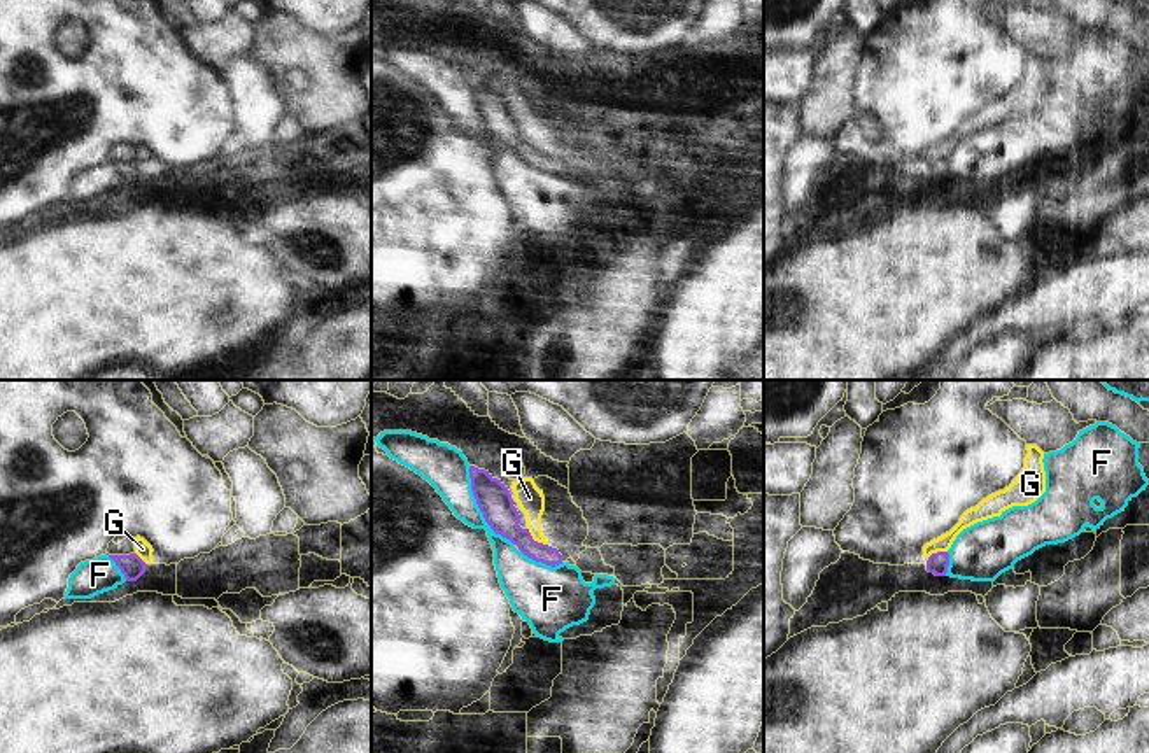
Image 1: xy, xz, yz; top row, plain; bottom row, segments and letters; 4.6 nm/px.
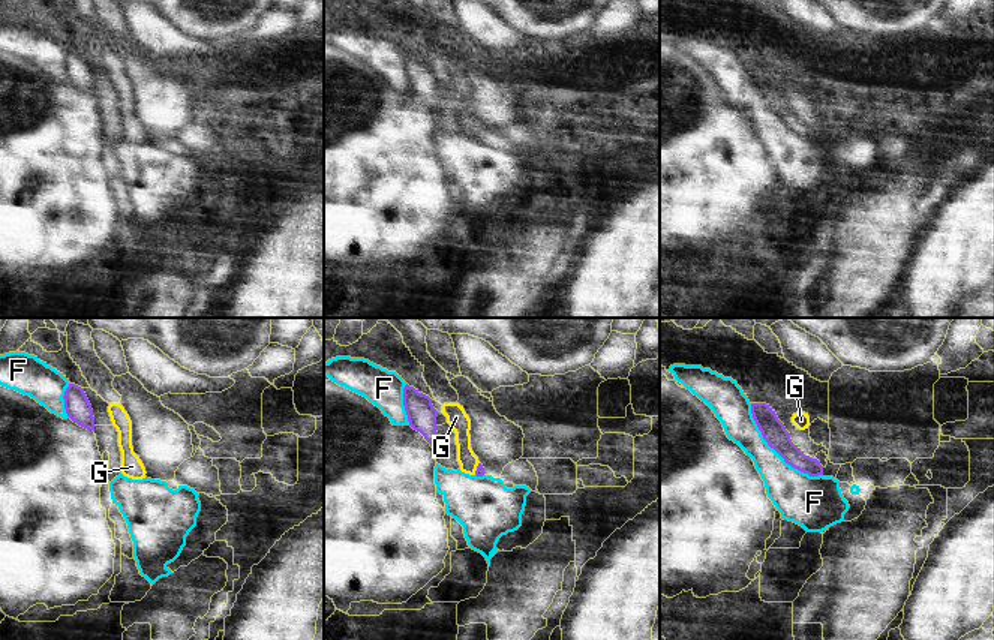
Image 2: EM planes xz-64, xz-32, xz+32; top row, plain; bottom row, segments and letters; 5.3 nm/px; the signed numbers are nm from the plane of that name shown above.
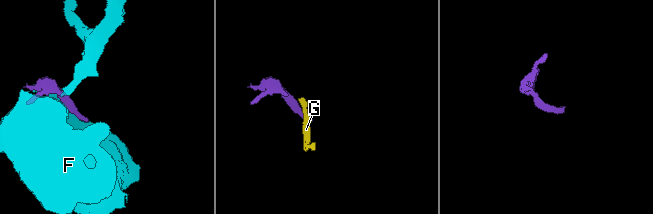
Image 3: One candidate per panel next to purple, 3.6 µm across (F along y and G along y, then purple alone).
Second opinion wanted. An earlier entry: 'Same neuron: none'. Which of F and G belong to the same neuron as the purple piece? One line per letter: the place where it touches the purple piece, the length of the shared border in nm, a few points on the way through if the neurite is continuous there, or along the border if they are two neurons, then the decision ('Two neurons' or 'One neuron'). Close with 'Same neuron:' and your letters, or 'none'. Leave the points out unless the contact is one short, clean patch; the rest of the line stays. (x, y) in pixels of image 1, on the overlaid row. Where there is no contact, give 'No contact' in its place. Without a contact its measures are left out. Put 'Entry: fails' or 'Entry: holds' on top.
Entry: holds
F: Touches purple at xz (479, 506). Shared border 420 nm. Two neurons
G: Touches purple at xz (536, 541). Shared border 140 nm. Boundary: xz (528, 527), (535, 540), (549, 547). Two neurons
Same neuron: none.

